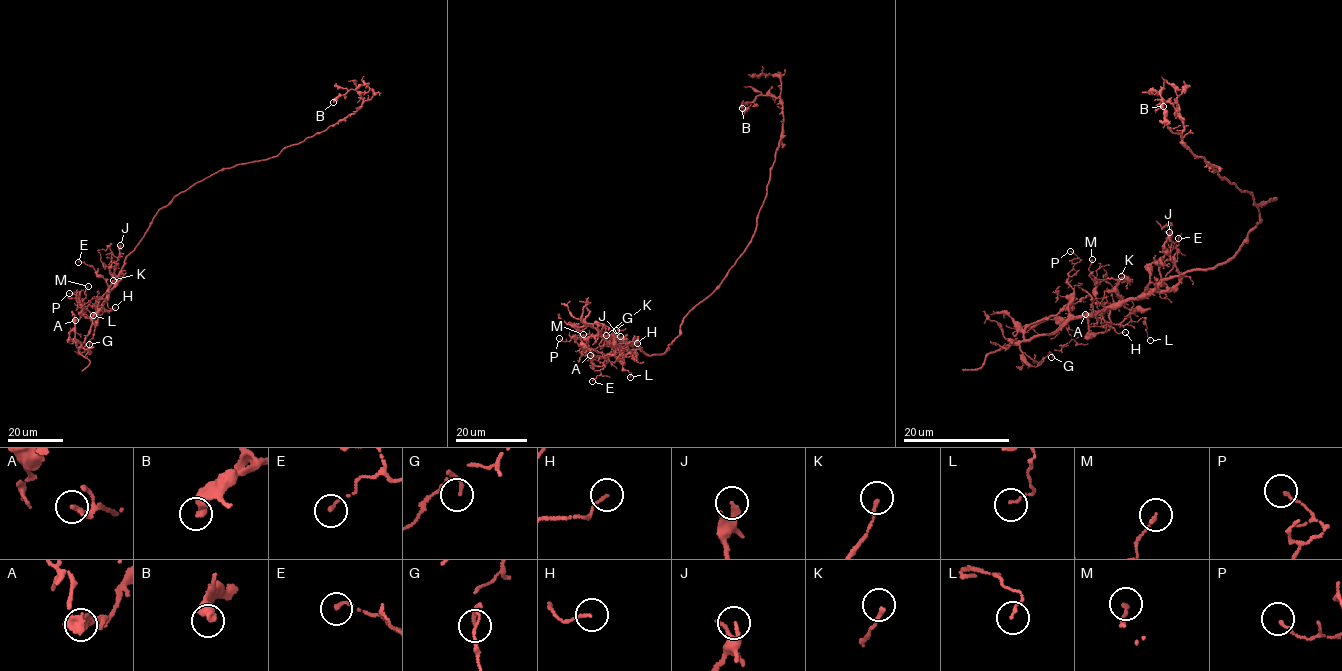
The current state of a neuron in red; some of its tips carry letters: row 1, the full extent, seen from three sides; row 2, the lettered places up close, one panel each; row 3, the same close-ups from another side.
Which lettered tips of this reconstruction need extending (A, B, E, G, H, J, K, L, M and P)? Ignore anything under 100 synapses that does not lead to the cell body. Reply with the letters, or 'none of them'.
none of them

